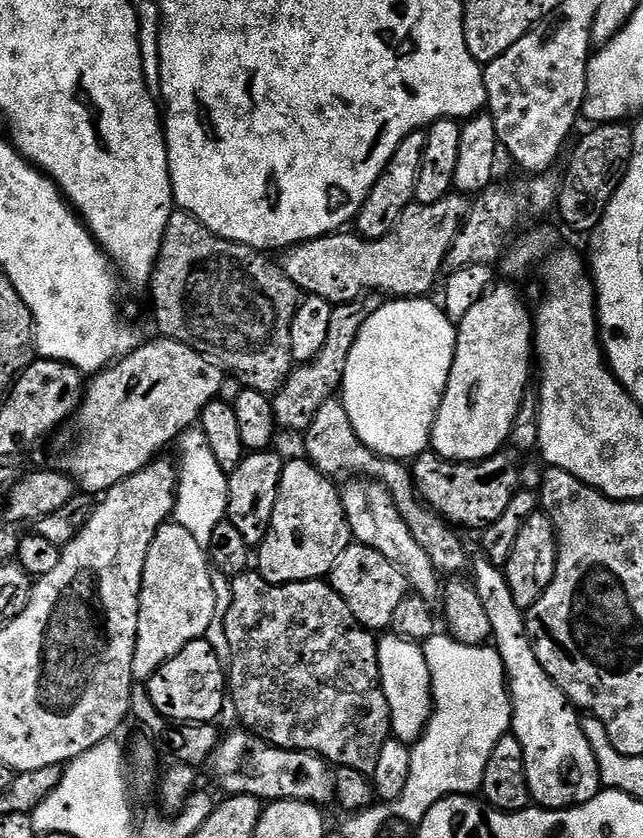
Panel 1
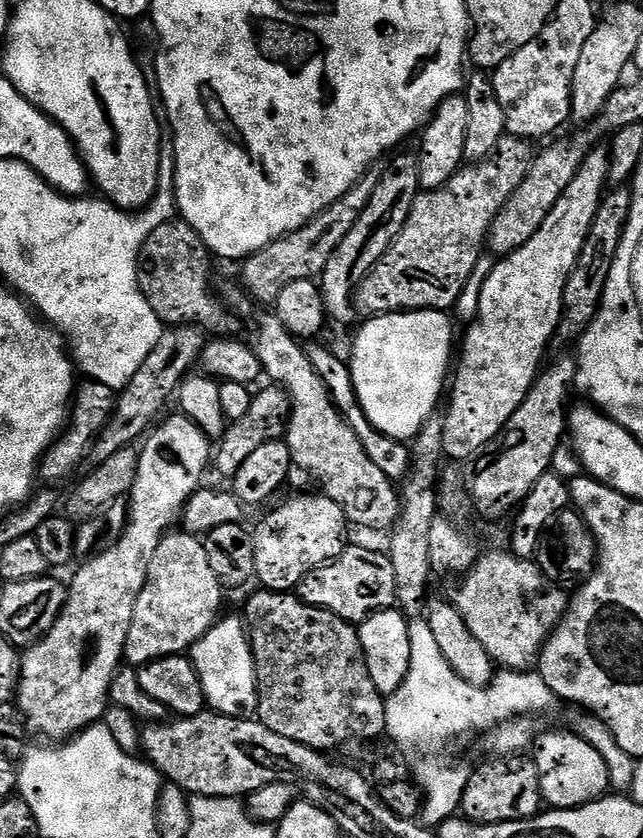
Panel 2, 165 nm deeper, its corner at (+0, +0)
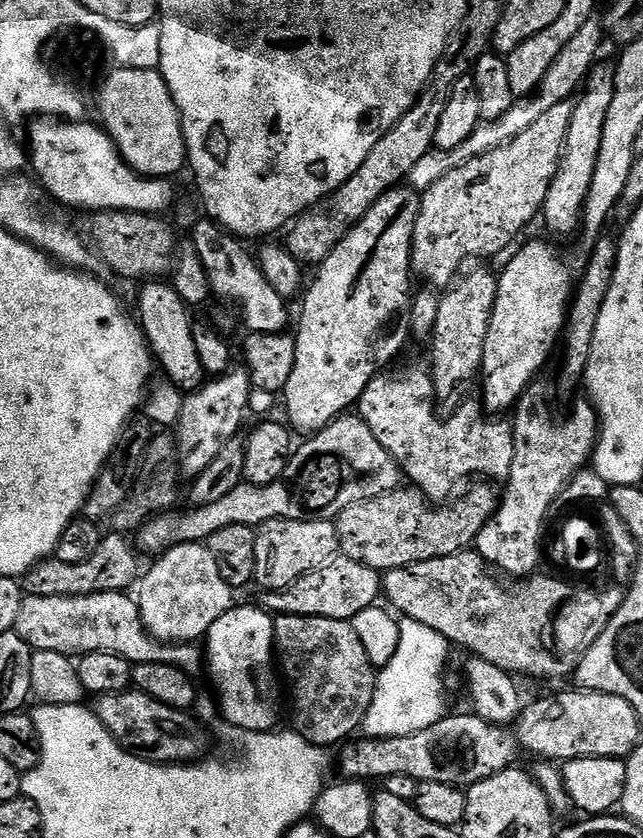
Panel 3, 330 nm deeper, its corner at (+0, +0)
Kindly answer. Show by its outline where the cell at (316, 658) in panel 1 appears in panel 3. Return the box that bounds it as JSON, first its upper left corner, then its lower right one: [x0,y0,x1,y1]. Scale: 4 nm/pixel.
[274,616,378,746]

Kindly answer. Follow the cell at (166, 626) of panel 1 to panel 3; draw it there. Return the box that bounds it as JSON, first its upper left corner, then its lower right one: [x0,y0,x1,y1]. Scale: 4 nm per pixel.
[139,544,233,642]

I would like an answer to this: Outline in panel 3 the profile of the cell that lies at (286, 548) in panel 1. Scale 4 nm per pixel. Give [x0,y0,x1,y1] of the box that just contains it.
[254,520,341,592]

